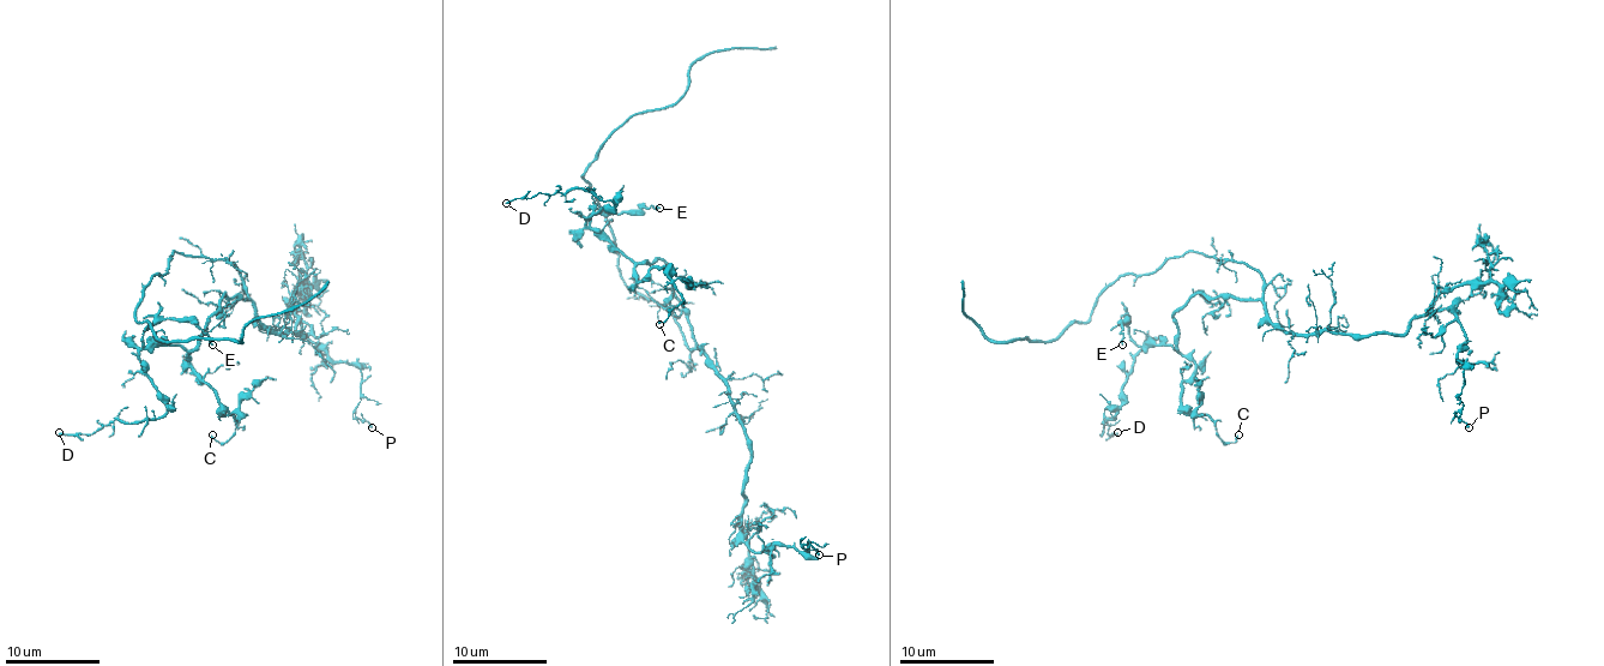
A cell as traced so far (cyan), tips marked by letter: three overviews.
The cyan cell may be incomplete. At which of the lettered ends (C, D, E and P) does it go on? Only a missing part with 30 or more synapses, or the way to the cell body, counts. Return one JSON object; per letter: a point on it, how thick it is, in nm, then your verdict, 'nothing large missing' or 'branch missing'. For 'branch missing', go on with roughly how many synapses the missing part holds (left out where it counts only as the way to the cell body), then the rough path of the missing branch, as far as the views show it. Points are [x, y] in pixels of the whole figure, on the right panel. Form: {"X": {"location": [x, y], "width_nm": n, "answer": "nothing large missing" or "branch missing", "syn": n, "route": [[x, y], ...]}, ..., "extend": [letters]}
{"C": {"location": [1238, 434], "width_nm": 110, "answer": "nothing large missing"}, "D": {"location": [1117, 432], "width_nm": 150, "answer": "nothing large missing"}, "E": {"location": [1122, 344], "width_nm": 160, "answer": "nothing large missing"}, "P": {"location": [1469, 427], "width_nm": 140, "answer": "nothing large missing"}, "extend": []}

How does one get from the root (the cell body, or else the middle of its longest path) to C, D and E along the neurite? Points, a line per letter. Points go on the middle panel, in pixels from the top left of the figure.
C: (668, 312), (692, 349), (687, 310), (667, 265), (640, 263), (640, 281), (667, 266), (682, 300), (659, 324)
D: (668, 312), (692, 349), (687, 310), (667, 265), (631, 263), (586, 227), (614, 203), (582, 190), (506, 203)
E: (668, 312), (692, 349), (687, 310), (667, 265), (659, 258), (631, 263), (591, 227), (591, 215), (659, 208)

